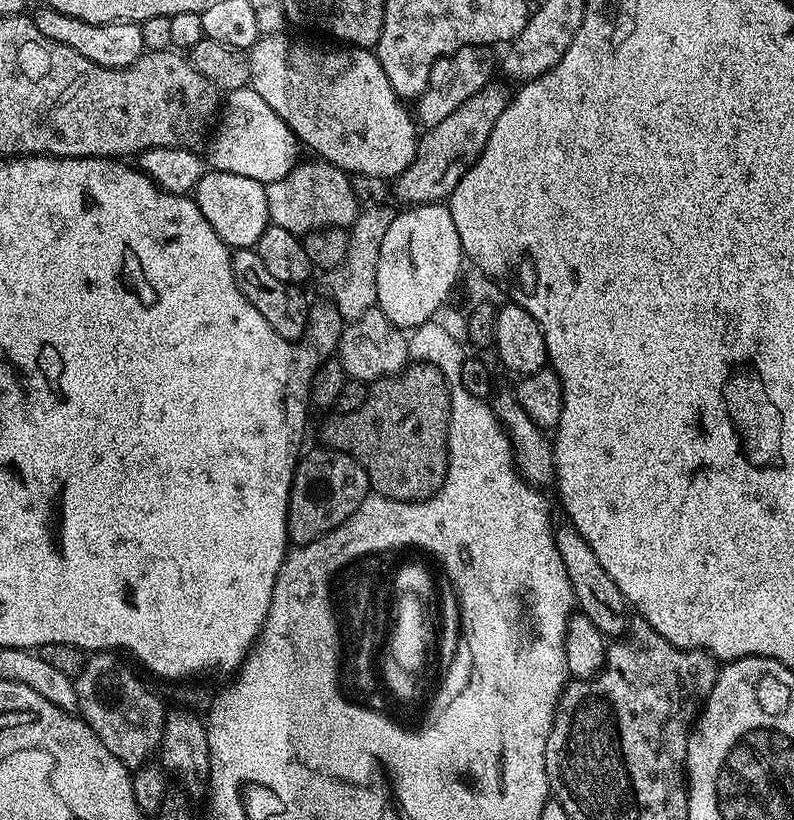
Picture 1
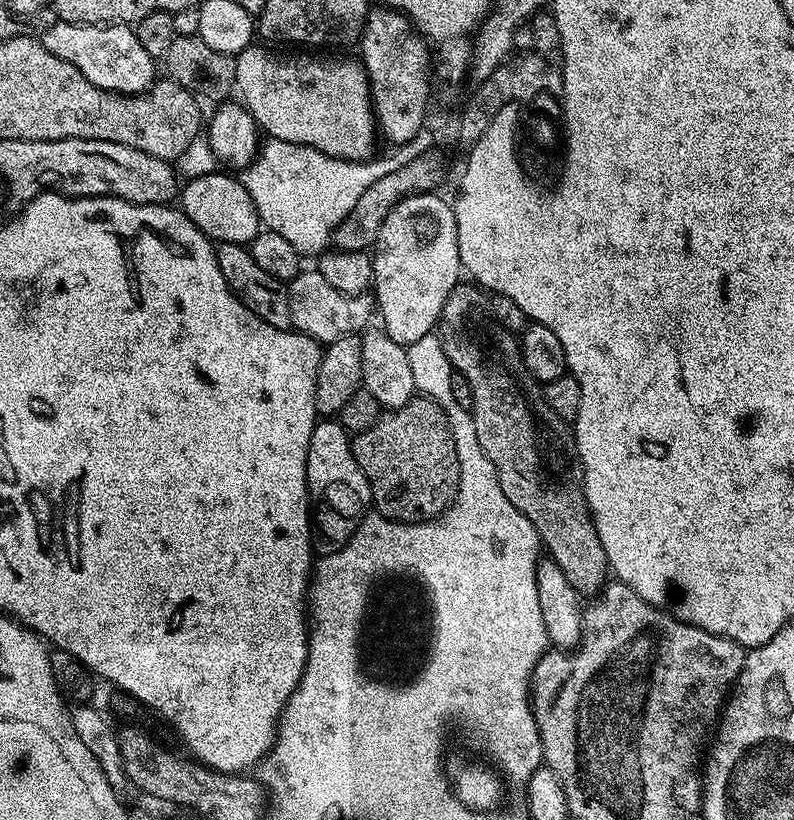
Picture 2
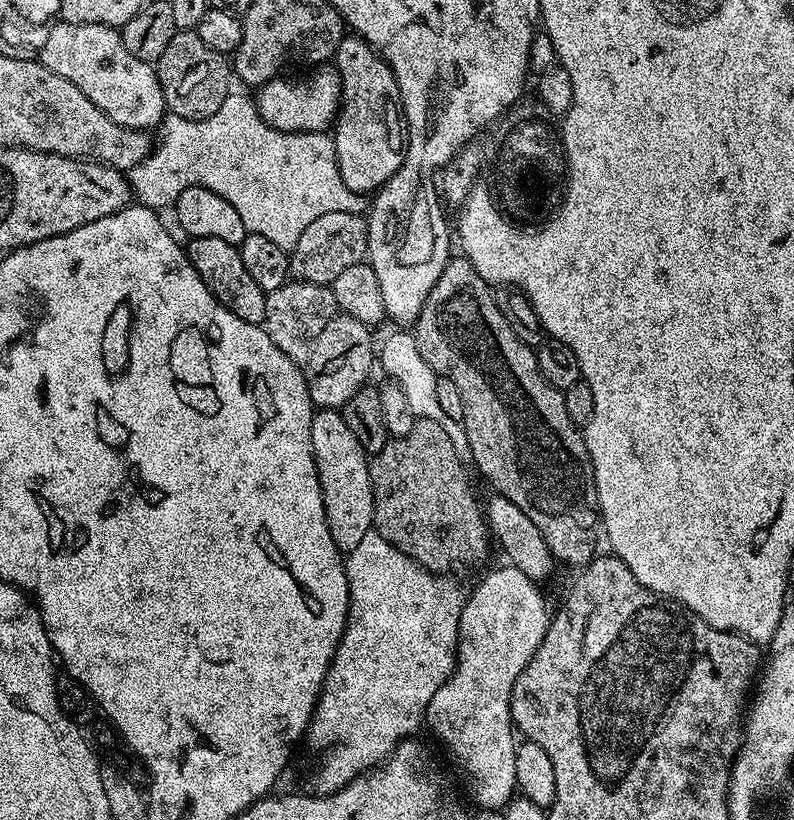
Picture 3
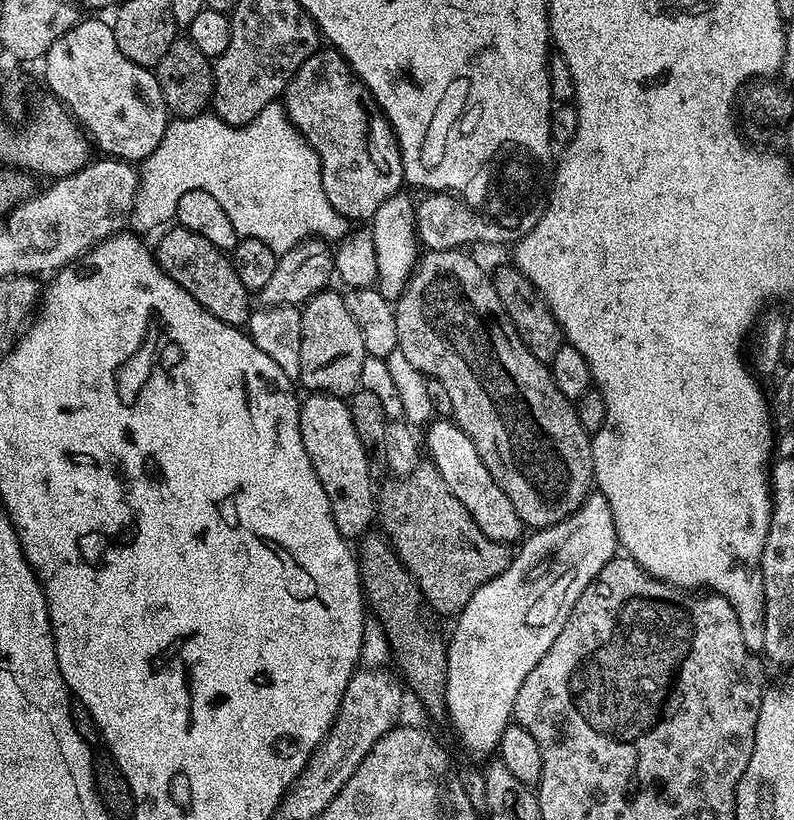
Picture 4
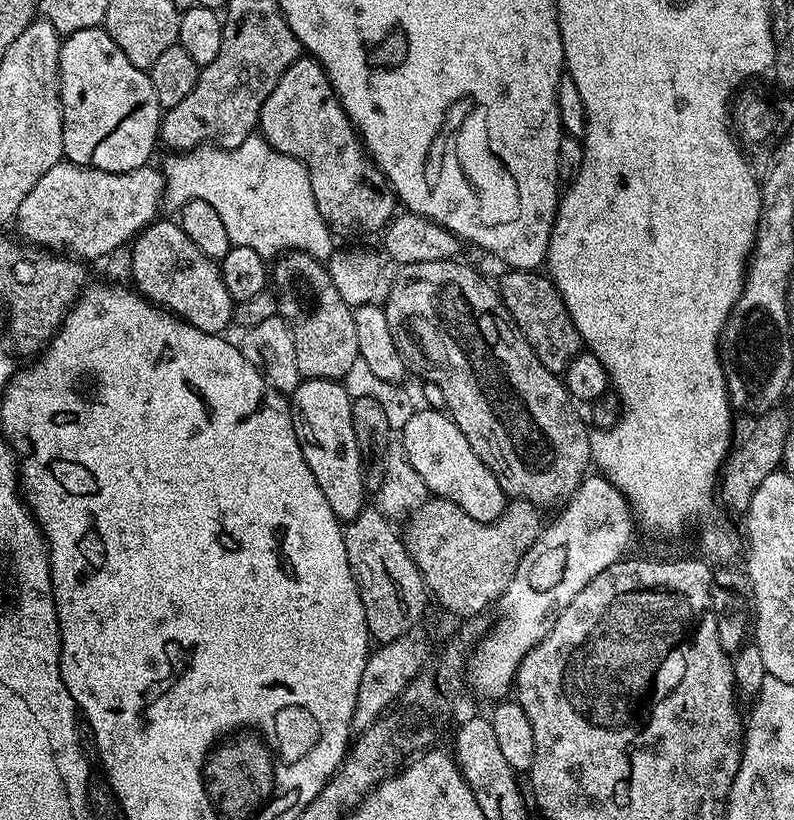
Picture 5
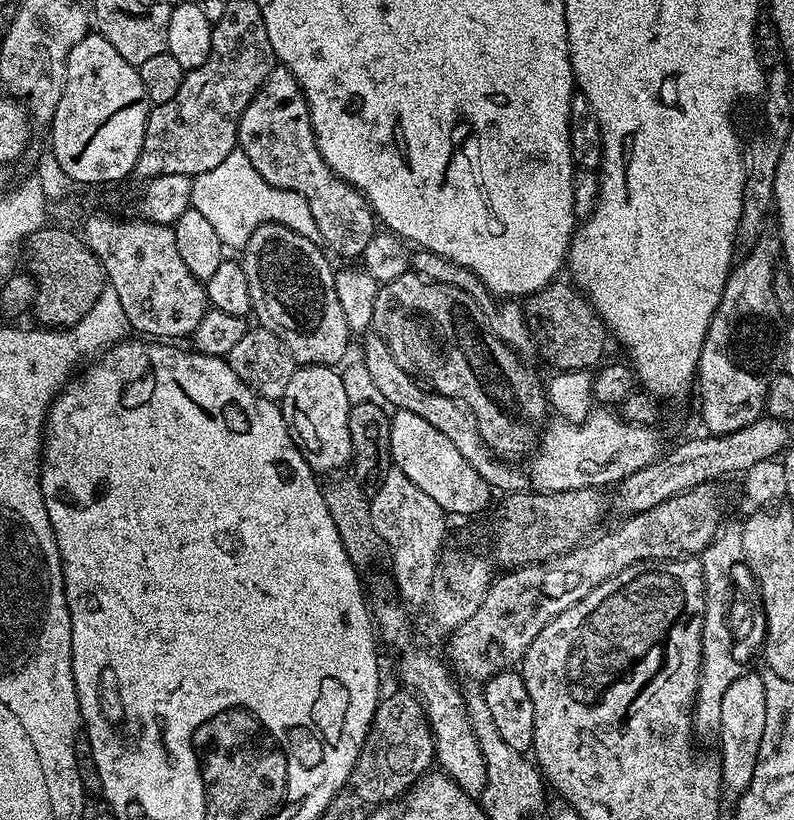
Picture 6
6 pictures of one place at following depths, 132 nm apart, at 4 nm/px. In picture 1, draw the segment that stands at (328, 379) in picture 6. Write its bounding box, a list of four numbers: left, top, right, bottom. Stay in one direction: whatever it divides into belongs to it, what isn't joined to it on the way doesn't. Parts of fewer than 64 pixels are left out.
[288,446,368,546]

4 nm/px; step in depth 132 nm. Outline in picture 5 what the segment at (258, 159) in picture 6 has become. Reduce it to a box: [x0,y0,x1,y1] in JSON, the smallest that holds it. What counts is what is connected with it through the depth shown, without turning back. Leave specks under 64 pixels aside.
[258,55,398,237]

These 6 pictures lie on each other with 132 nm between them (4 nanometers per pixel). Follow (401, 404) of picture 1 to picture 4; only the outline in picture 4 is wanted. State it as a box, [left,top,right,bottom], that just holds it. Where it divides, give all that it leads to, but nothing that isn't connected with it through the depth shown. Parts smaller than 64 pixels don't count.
[378,462,513,617]

